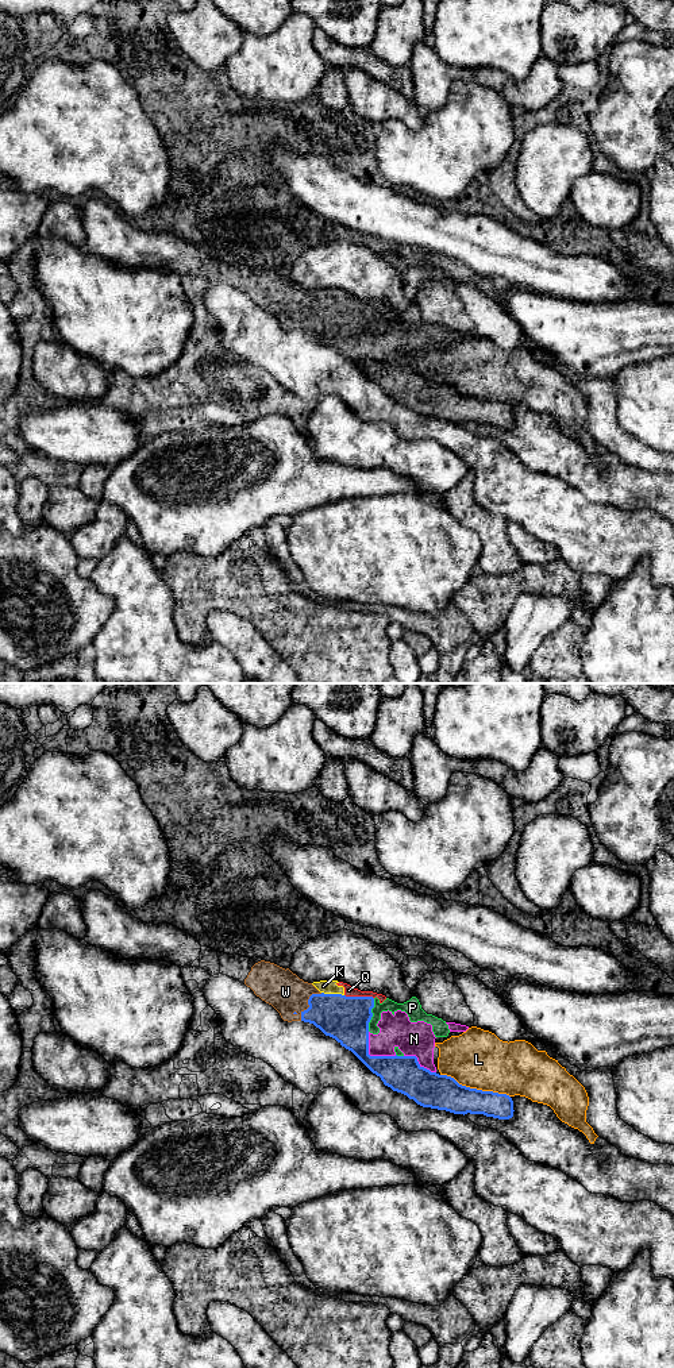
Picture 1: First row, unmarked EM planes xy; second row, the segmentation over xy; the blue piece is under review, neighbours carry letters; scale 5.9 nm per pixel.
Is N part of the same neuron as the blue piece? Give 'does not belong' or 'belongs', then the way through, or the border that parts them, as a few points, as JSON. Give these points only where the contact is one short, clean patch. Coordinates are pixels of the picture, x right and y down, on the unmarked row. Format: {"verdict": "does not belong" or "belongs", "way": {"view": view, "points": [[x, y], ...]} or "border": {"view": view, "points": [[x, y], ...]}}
{"verdict": "does not belong", "border": {"view": "xy", "points": [[368, 340], [368, 361], [370, 363], [396, 363]]}}

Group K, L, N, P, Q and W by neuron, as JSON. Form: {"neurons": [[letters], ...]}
{"neurons": [["K", "L", "N", "P", "Q", "W"]]}

